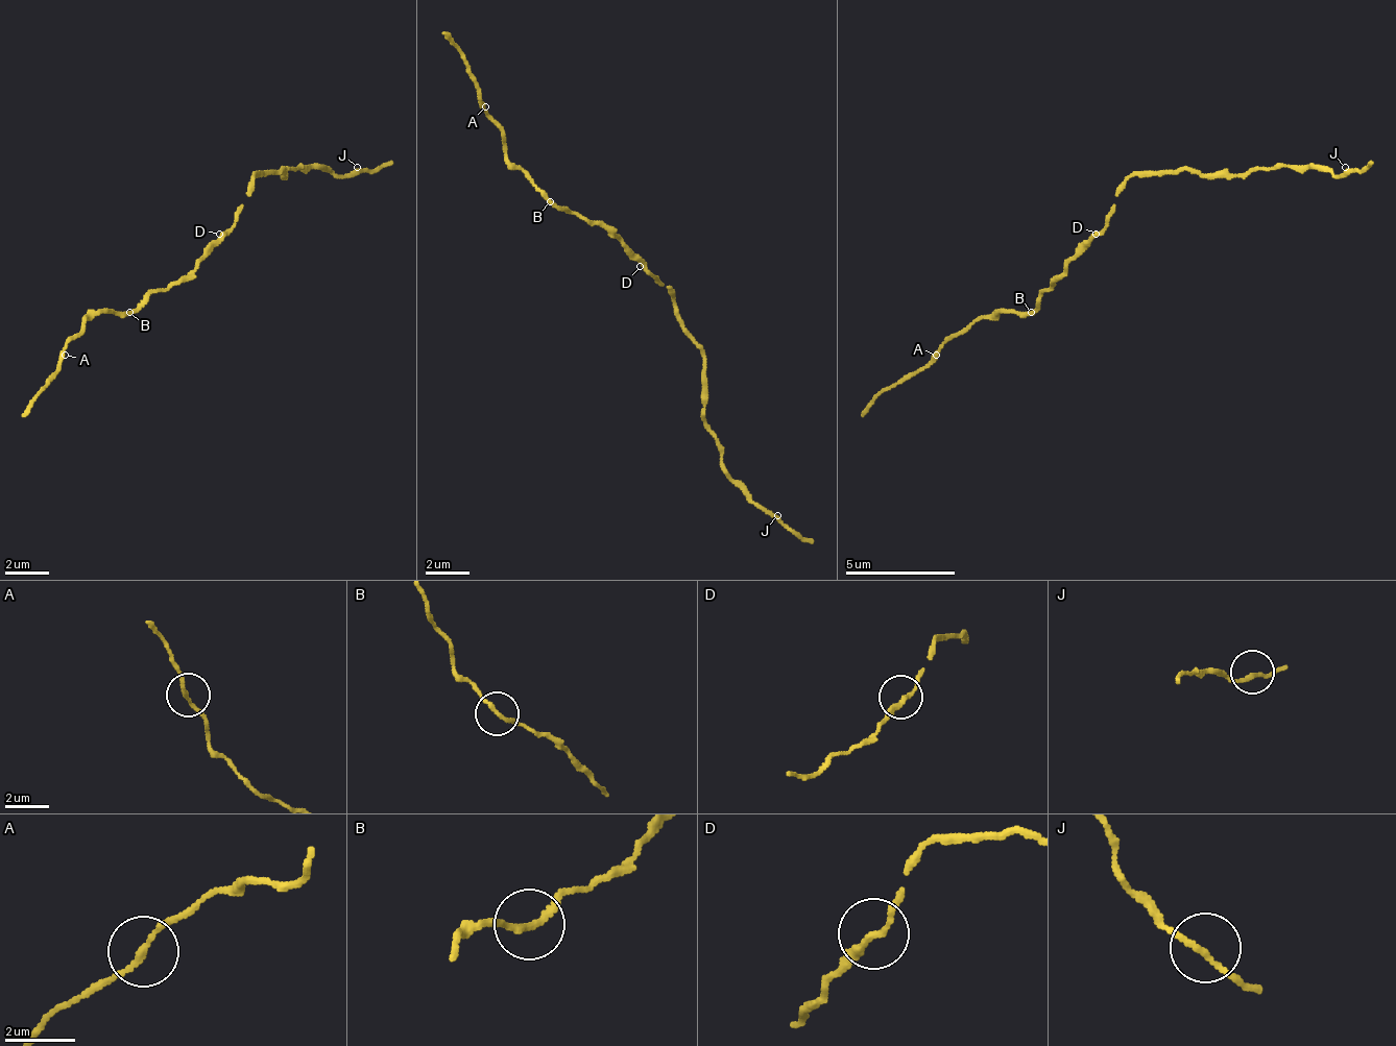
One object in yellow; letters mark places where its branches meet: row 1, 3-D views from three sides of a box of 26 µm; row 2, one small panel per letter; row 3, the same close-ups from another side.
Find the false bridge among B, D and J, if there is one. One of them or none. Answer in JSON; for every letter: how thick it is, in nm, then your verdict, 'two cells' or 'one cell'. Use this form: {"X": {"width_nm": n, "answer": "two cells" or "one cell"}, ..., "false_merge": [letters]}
{"B": {"width_nm": 170, "answer": "one cell"}, "D": {"width_nm": 200, "answer": "one cell"}, "J": {"width_nm": 170, "answer": "one cell"}, "false_merge": []}

